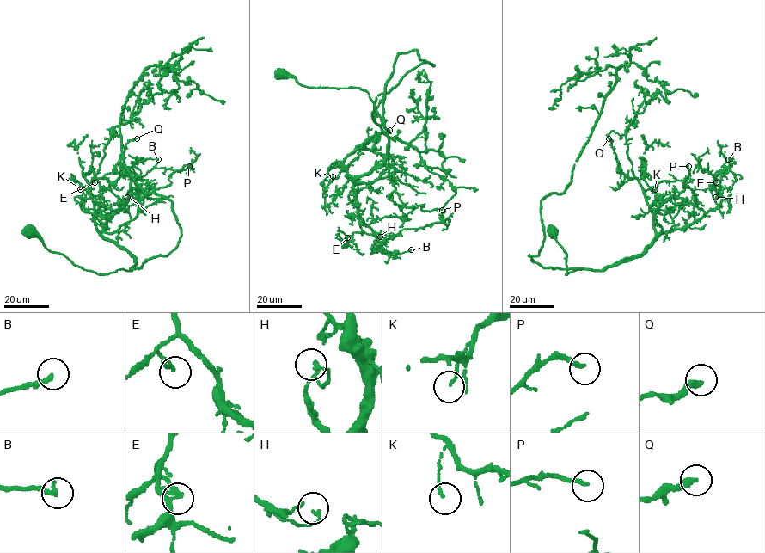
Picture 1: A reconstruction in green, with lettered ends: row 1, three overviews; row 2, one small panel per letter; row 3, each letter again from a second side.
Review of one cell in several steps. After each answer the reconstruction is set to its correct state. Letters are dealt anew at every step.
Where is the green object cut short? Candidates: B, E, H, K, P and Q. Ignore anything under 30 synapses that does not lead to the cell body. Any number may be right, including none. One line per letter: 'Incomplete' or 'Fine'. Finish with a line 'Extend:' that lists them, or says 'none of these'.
B: Fine
E: Fine
H: Fine
K: Fine
P: Fine
Q: Fine
Extend: none of these

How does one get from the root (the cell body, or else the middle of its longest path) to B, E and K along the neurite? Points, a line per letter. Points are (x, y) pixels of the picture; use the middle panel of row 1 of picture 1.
B: (282, 74), (304, 86), (368, 93), (386, 130), (388, 156), (355, 181), (358, 213), (383, 249), (411, 249)
E: (282, 74), (307, 87), (364, 89), (384, 125), (385, 161), (353, 184), (358, 213), (377, 239), (347, 237)
K: (282, 74), (307, 87), (364, 89), (384, 125), (385, 161), (365, 175), (351, 176), (342, 166), (333, 176)

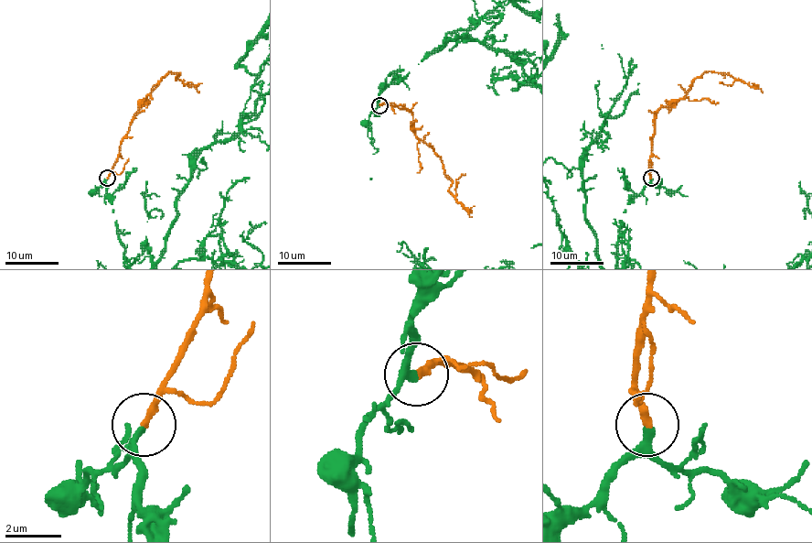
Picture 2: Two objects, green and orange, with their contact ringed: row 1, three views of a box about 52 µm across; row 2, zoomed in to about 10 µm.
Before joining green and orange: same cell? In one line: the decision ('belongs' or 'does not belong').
belongs

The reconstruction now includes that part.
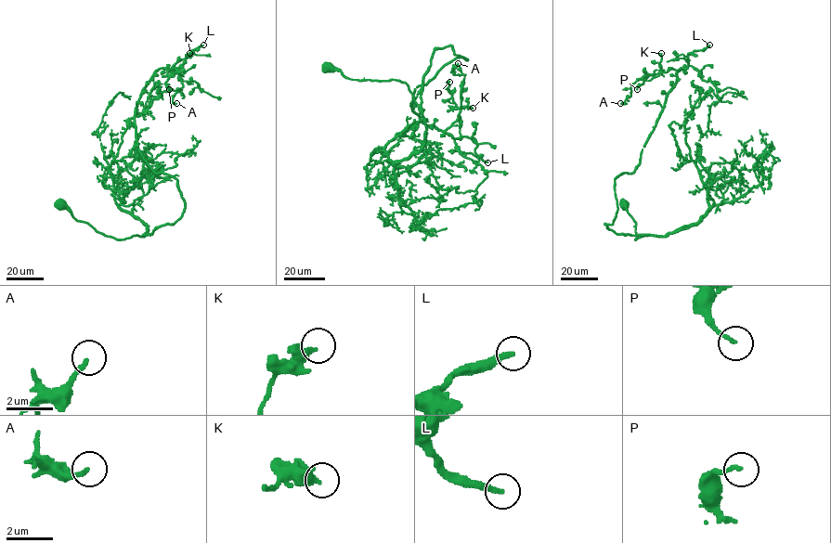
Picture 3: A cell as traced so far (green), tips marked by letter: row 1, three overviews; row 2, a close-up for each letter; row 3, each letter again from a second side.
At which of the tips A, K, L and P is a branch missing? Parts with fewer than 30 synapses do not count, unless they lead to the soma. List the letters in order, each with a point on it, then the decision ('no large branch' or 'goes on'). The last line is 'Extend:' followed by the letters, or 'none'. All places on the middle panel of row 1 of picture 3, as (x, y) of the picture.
A: place (458, 63); no large branch
K: place (473, 108); no large branch
L: place (487, 162); goes on
P: place (449, 82); no large branch
Extend: L

